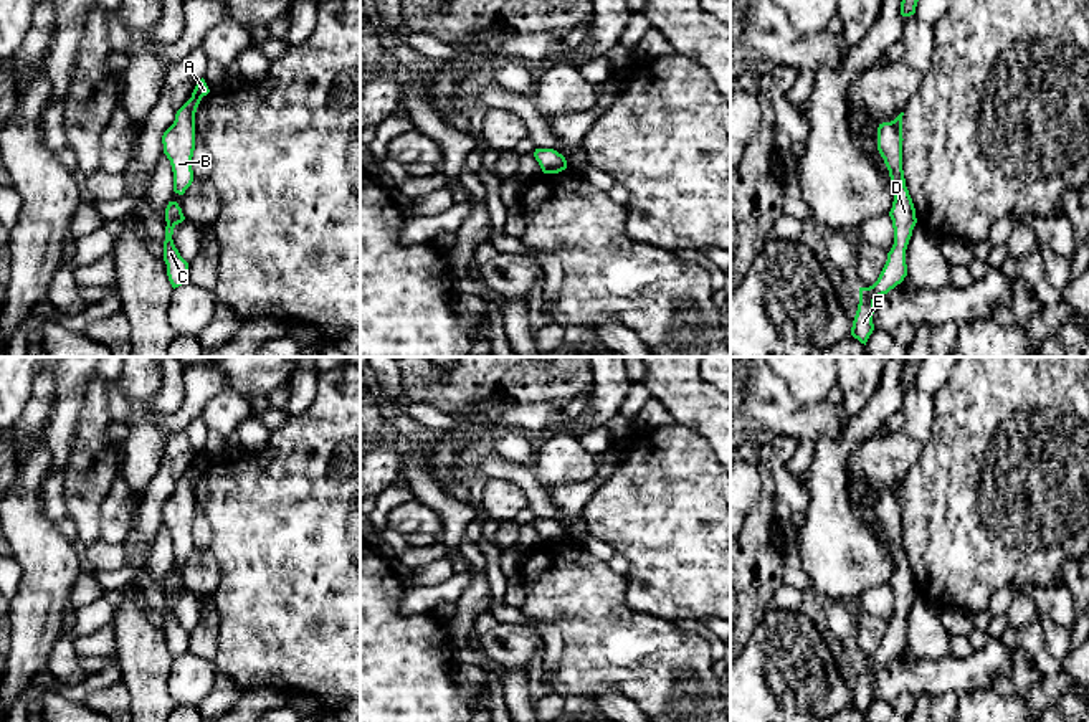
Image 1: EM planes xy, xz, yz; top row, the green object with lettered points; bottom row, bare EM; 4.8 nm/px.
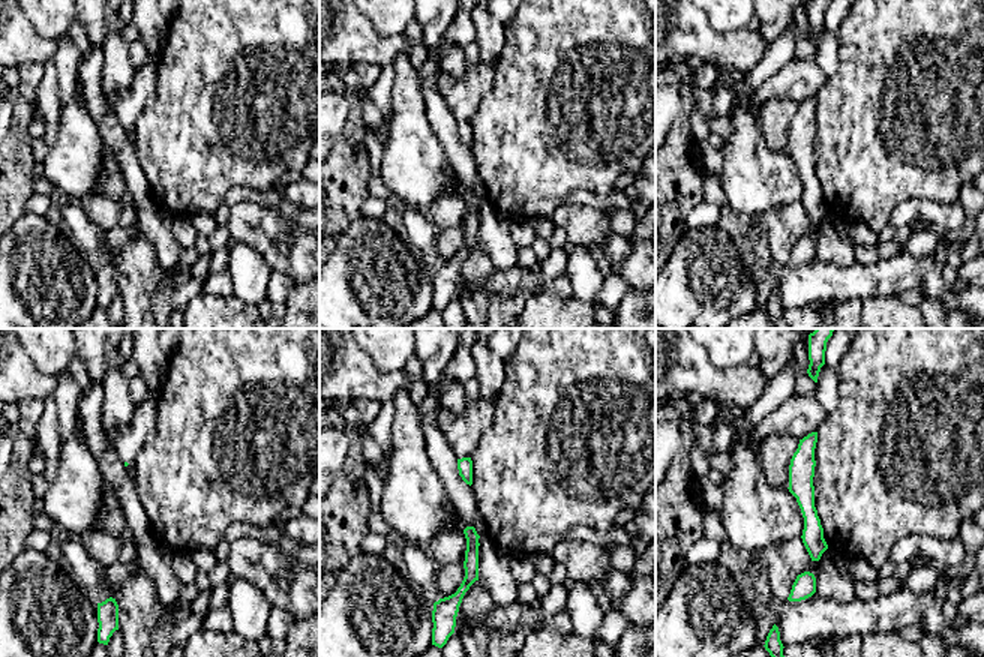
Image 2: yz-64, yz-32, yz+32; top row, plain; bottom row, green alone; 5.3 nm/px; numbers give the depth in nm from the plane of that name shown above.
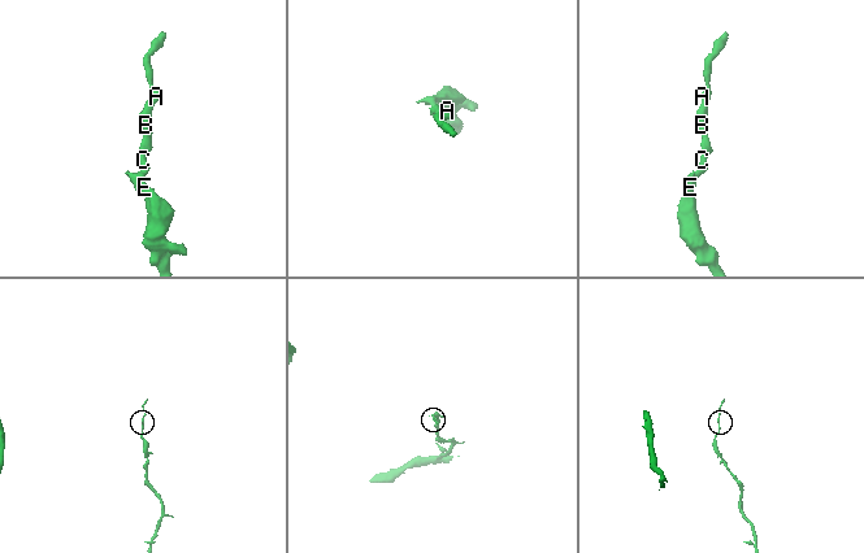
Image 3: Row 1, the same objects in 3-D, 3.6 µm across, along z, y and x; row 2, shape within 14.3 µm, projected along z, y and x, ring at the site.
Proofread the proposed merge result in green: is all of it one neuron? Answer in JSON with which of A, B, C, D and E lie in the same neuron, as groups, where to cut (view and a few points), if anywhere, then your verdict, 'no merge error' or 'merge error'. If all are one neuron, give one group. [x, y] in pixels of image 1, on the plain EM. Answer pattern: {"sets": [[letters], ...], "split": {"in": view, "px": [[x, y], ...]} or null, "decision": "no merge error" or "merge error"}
{"sets": [["A", "B", "C", "D", "E"]], "split": null, "decision": "no merge error"}

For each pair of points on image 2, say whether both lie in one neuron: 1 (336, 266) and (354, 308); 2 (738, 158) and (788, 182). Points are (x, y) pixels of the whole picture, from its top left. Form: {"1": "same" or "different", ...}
{"1": "same", "2": "same"}

